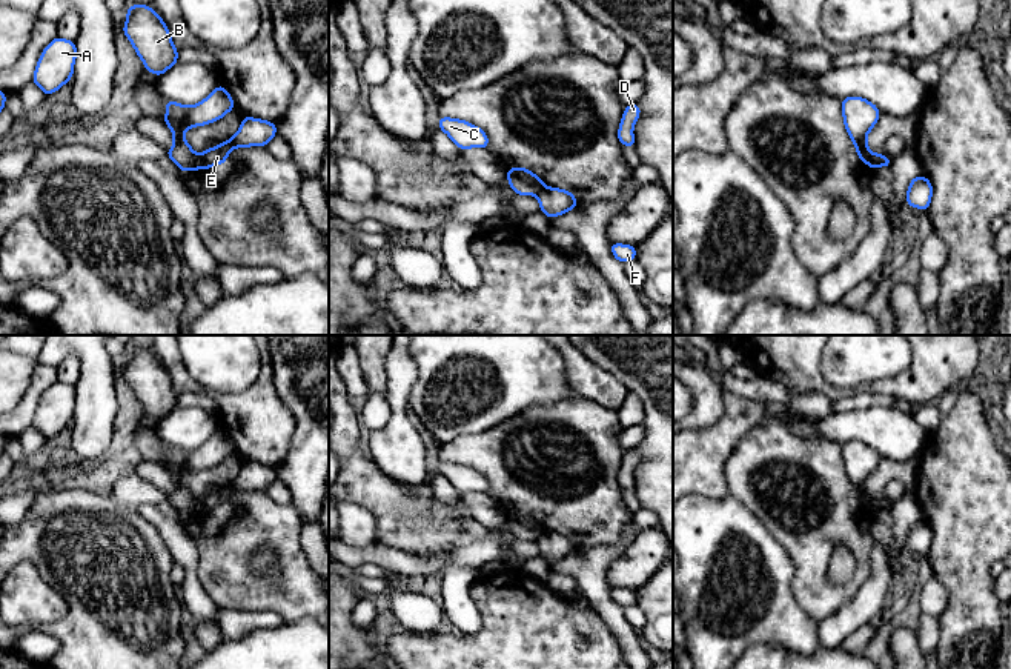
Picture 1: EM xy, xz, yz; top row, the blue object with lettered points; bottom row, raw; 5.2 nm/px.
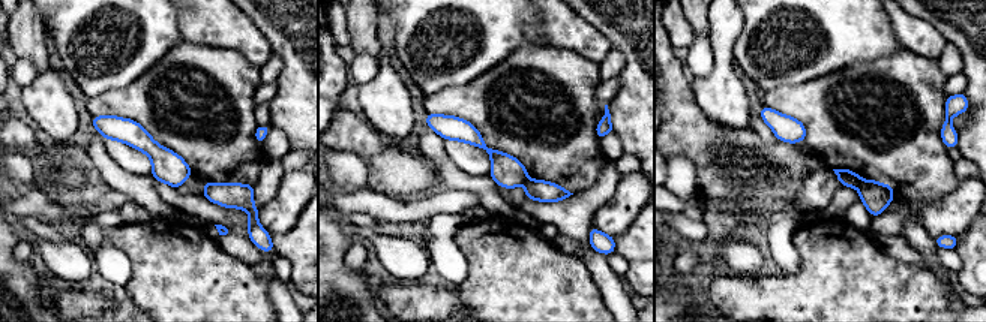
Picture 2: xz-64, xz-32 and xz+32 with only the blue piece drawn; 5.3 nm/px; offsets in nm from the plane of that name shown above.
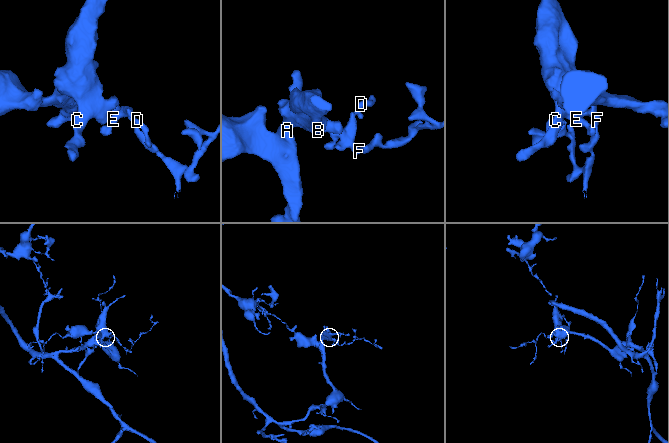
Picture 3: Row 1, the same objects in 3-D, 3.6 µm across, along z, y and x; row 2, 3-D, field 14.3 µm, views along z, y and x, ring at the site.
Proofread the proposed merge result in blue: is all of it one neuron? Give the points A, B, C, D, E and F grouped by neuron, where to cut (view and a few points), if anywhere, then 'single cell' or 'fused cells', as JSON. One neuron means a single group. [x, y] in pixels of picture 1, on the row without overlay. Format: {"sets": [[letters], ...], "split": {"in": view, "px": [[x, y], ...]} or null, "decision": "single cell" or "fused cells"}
{"sets": [["A", "B", "C"], ["D", "E", "F"]], "split": {"in": "xy", "px": [[195, 500], [197, 512]]}, "decision": "fused cells"}

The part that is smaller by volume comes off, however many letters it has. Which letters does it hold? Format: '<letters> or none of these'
D, E, F

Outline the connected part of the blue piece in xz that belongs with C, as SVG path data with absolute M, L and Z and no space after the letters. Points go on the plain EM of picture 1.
M439 461L438 472L452 483L459 495L469 492L487 494L489 491L487 478L466 464Z

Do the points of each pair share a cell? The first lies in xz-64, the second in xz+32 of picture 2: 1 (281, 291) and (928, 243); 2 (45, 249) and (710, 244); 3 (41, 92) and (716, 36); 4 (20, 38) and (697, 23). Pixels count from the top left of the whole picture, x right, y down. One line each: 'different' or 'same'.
1: same
2: different
3: same
4: same

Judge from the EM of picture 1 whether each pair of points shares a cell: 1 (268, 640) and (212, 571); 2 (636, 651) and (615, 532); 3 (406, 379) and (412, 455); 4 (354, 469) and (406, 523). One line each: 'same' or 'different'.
1: different
2: different
3: same
4: same

